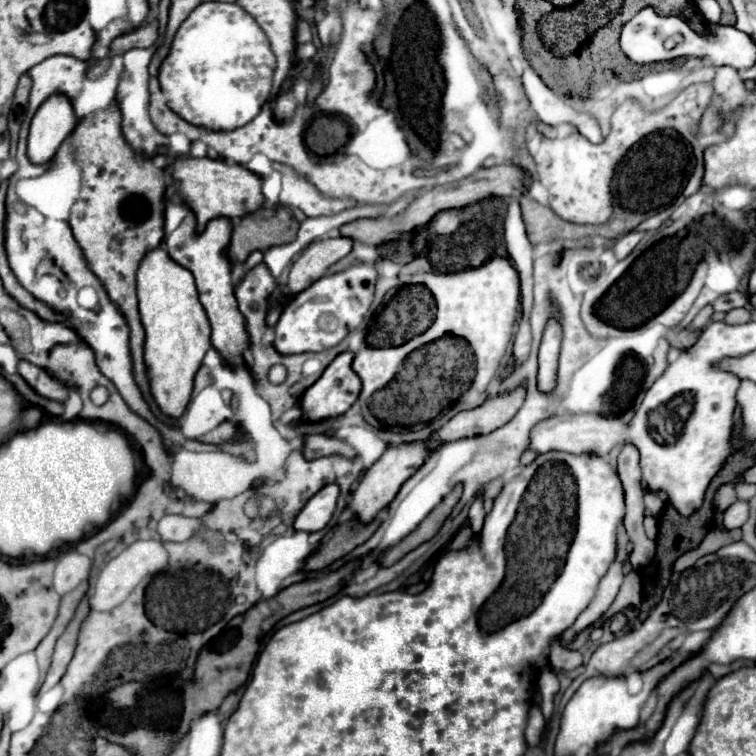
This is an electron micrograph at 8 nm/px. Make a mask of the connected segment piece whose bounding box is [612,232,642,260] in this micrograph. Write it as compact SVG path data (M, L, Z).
M628 232L622 238L618 238L618 242L612 246L612 252L616 254L618 260L622 260L622 258L626 258L636 248L640 238L642 238L642 232Z

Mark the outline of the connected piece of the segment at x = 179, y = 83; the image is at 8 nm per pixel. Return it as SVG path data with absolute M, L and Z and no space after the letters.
M204 2L196 6L190 16L180 24L170 52L164 58L160 66L160 88L166 98L166 104L172 112L176 112L180 118L194 126L202 126L206 130L236 130L244 124L248 124L262 108L262 104L268 100L272 90L272 76L262 76L258 72L260 66L268 66L274 70L276 58L270 48L270 42L264 34L264 30L258 26L258 22L238 4L228 2Z

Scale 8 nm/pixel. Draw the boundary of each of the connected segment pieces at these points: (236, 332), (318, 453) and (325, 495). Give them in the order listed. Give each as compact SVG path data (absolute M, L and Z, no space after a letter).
M190 212L184 218L184 222L164 240L166 252L170 254L170 258L174 262L192 270L198 288L202 286L202 290L208 290L208 302L202 302L202 306L204 306L206 316L208 316L210 326L212 326L212 346L228 362L238 364L238 362L242 362L242 354L248 348L248 334L244 332L244 316L240 316L240 310L236 308L234 286L232 286L232 280L230 280L232 264L230 264L228 256L224 256L224 252L228 248L230 234L232 234L232 224L230 224L228 218L216 218L204 228L202 236L196 236L194 226L196 226L196 220Z
M316 434L316 436L306 436L306 444L304 444L304 456L308 460L314 460L314 458L322 458L322 456L334 456L334 454L340 454L348 460L356 458L356 450L350 448L346 442L338 440L338 438L330 438L330 436L324 436L324 434Z
M328 484L316 496L312 496L312 500L308 500L308 504L296 516L294 530L302 530L302 532L322 530L336 508L338 492L340 490L336 484Z

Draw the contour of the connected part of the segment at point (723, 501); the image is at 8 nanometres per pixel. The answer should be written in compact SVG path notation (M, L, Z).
M724 484L720 486L720 490L716 492L718 496L714 498L714 506L718 506L718 510L726 510L730 504L736 502L736 490L730 486L730 484Z

